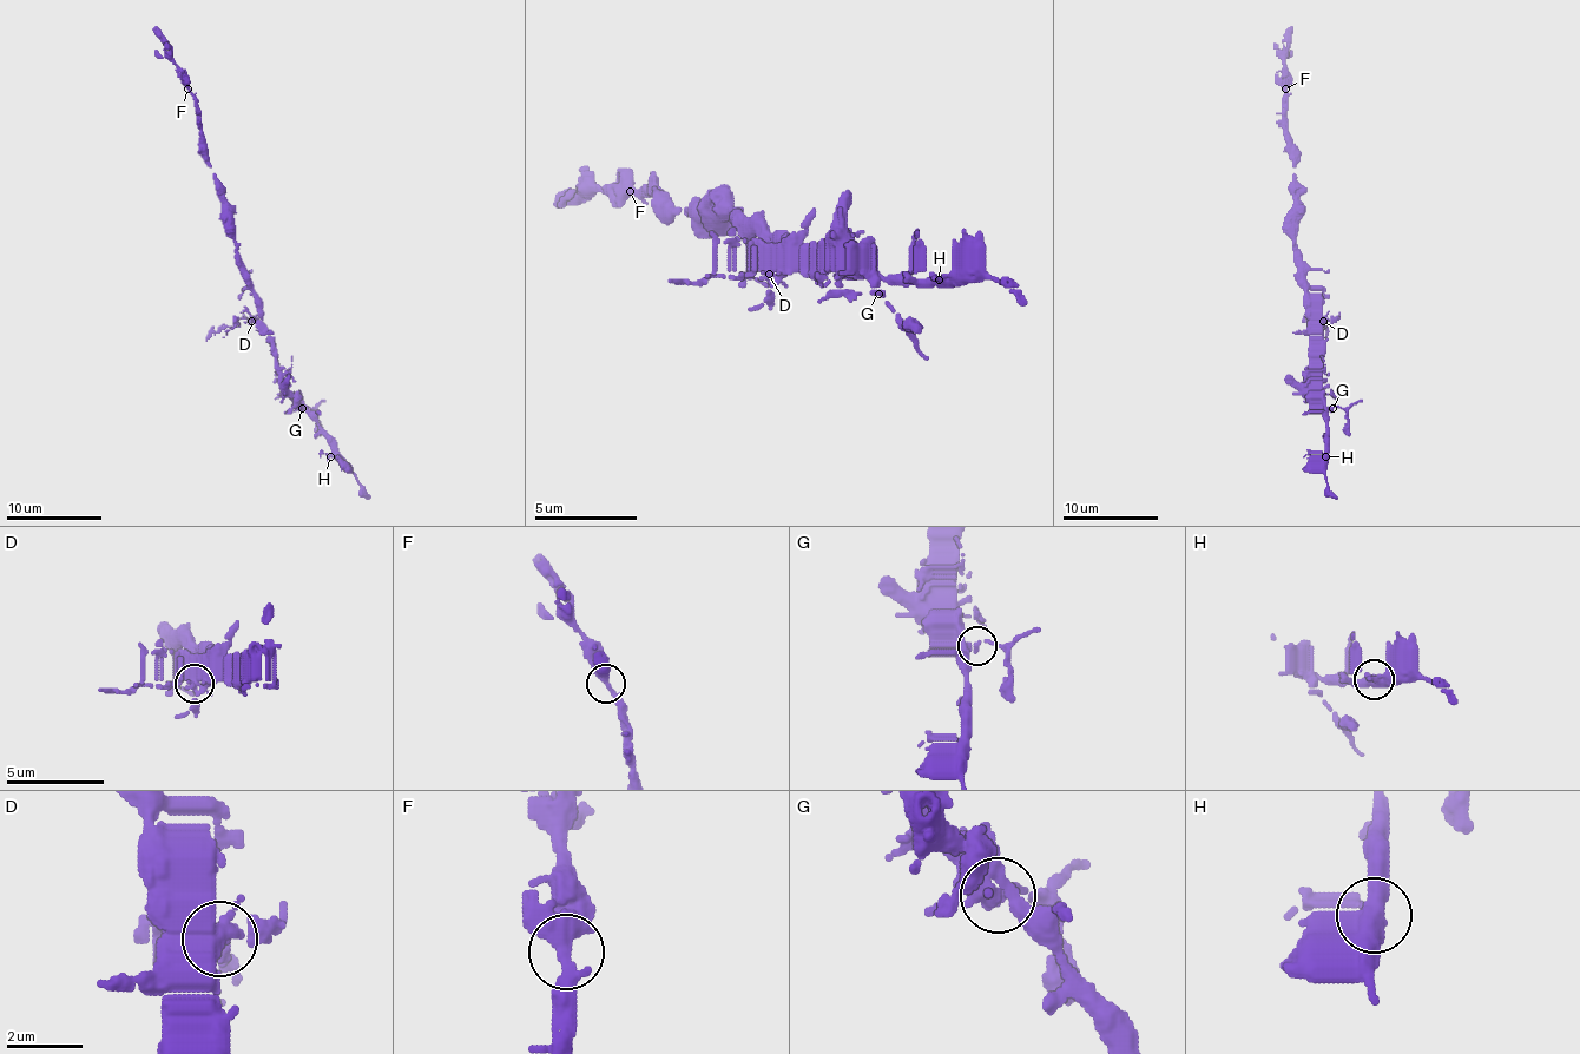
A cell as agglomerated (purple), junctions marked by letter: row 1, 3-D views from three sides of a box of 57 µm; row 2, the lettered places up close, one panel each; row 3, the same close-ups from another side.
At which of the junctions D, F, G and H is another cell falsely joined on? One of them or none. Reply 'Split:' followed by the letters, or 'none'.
Split: G

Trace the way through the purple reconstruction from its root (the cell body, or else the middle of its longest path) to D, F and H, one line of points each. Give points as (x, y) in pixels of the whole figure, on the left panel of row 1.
D: (247, 271), (249, 290), (258, 311), (251, 321)
F: (247, 271), (237, 252), (232, 208), (206, 160), (197, 98), (188, 89)
H: (247, 271), (262, 328), (269, 335), (271, 351), (276, 356), (276, 370), (328, 440), (333, 452), (330, 456)

